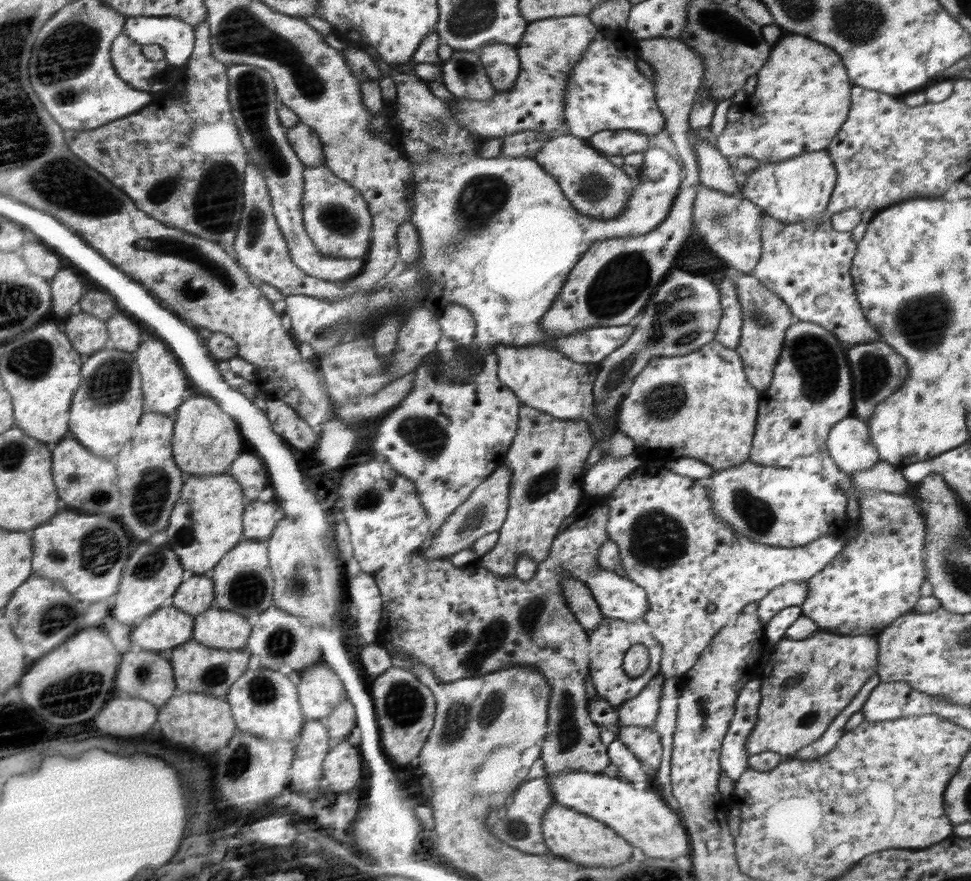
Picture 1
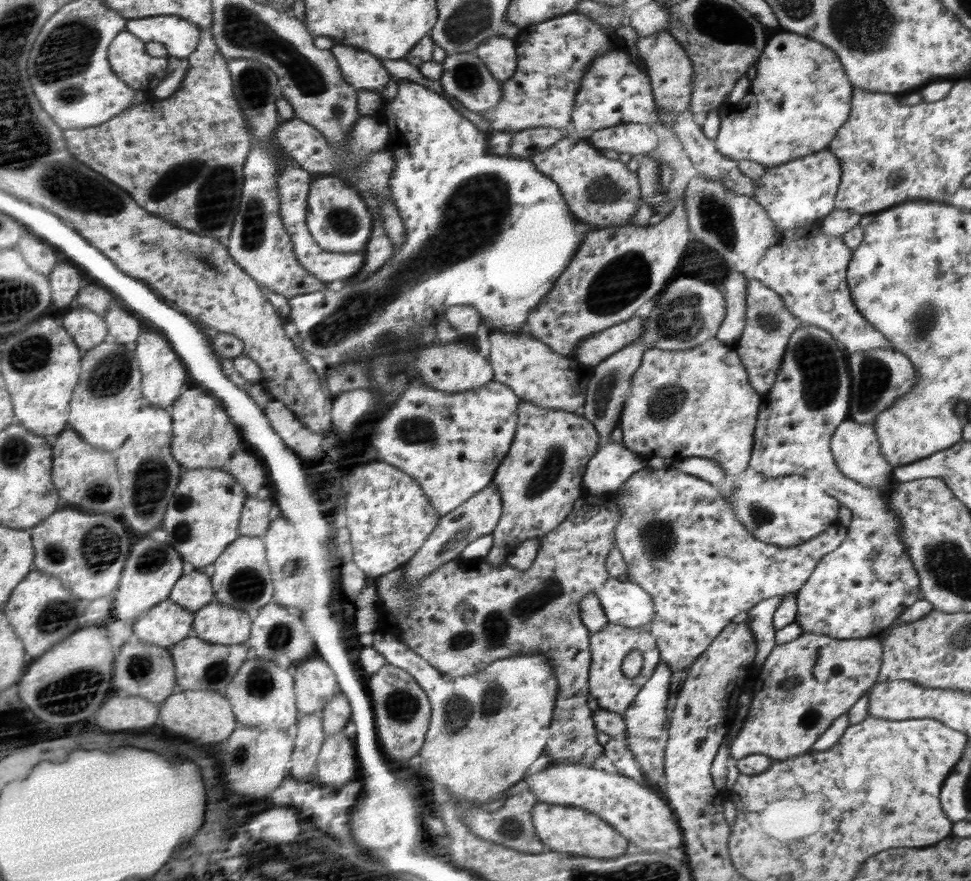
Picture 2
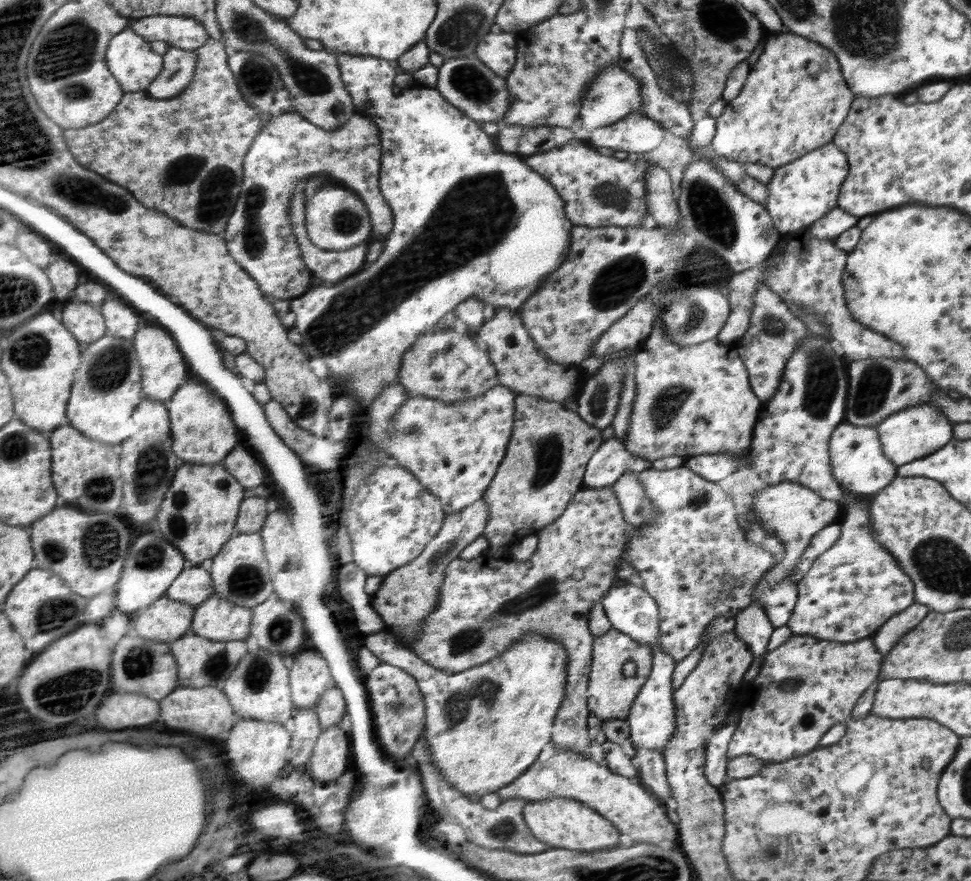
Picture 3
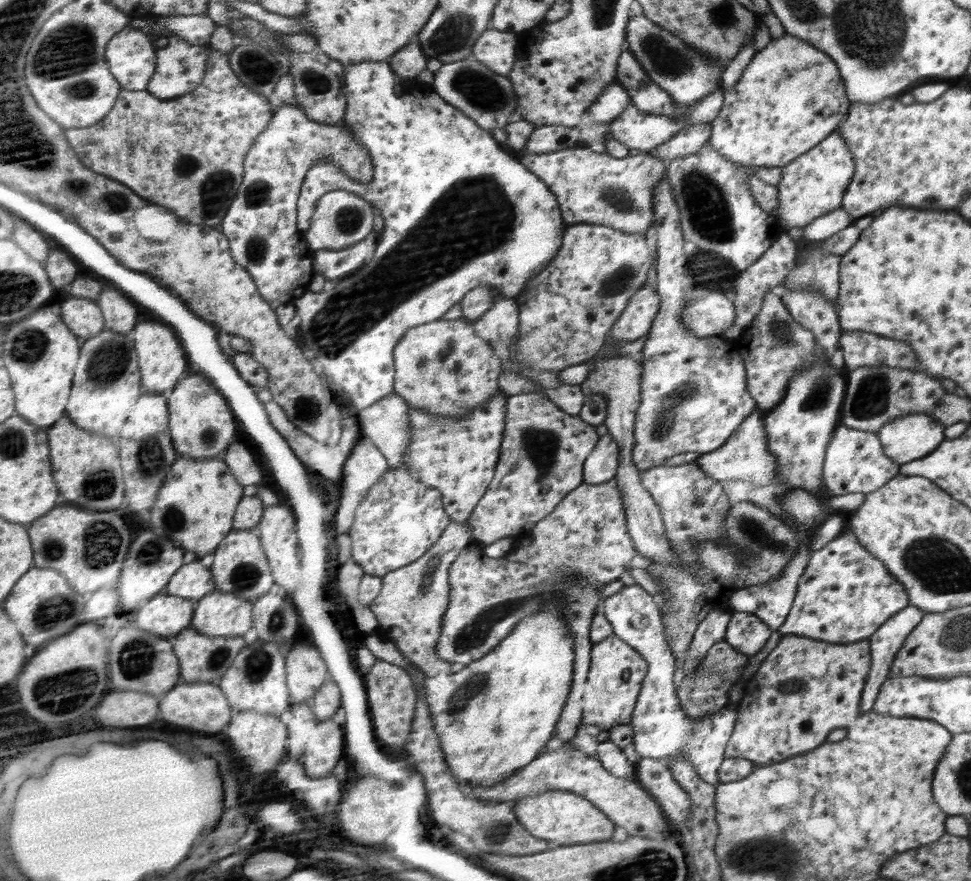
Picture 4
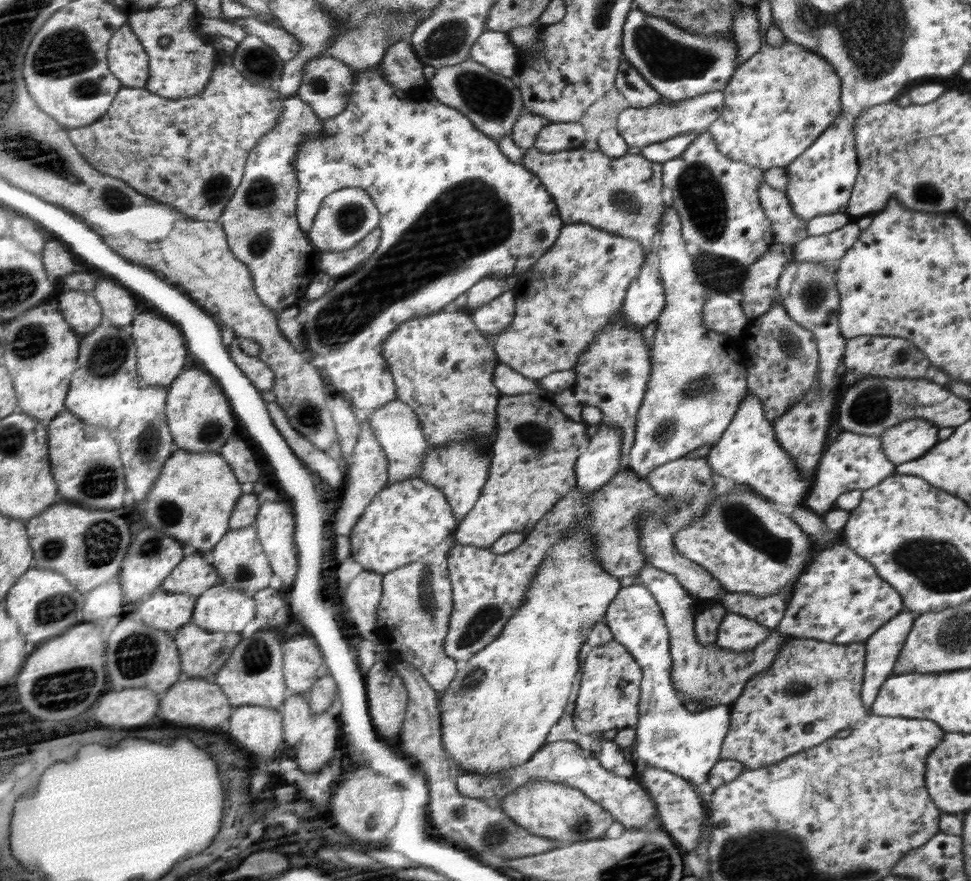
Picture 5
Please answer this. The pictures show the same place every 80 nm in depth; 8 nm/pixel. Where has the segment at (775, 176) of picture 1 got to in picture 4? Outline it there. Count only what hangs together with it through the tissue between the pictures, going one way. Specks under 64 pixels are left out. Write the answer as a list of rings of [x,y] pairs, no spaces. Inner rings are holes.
[[[838,129],[830,136],[818,143],[812,150],[805,152],[802,160],[794,159],[792,163],[782,167],[782,179],[776,188],[780,193],[778,197],[778,223],[780,228],[804,228],[821,216],[828,215],[842,207],[842,199],[856,174],[853,153],[845,138]]]

